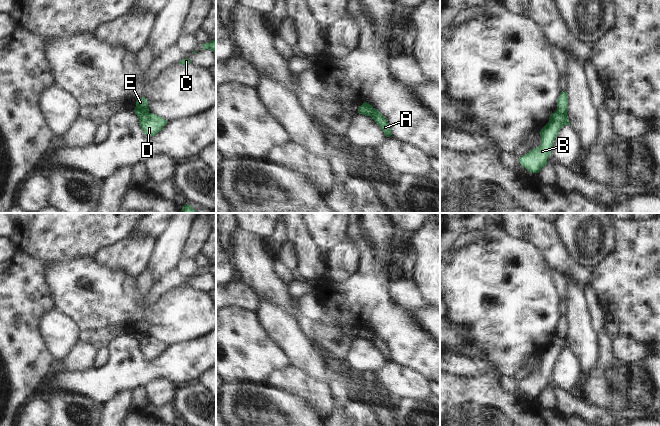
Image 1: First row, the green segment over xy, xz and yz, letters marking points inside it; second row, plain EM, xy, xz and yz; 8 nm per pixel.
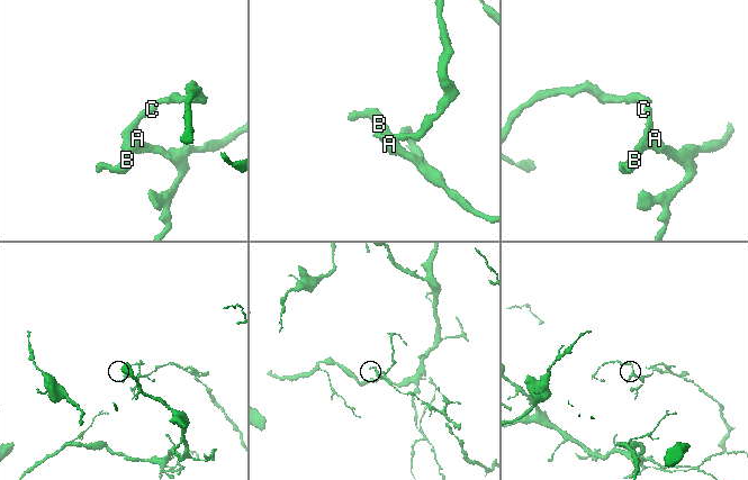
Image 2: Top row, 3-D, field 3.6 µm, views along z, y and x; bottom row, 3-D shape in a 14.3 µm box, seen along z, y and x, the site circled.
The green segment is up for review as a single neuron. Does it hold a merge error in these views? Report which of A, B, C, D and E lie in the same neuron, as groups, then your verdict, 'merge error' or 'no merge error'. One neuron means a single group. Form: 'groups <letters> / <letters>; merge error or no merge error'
groups A B D / C E; merge error

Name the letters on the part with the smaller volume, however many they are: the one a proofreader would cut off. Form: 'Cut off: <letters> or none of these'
Cut off: C, E

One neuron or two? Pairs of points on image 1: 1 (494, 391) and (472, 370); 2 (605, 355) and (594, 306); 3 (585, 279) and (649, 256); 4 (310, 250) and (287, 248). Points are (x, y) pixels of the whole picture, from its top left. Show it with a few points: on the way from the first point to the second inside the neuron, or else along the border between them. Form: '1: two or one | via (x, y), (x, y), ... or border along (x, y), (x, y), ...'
1: two | border along (480, 374), (475, 377), (459, 377), (454, 375)
2: one | via (605, 343), (599, 330), (597, 318)
3: two | border along (591, 270), (592, 278)
4: two | border along (288, 240), (294, 247), (296, 255), (295, 268)

